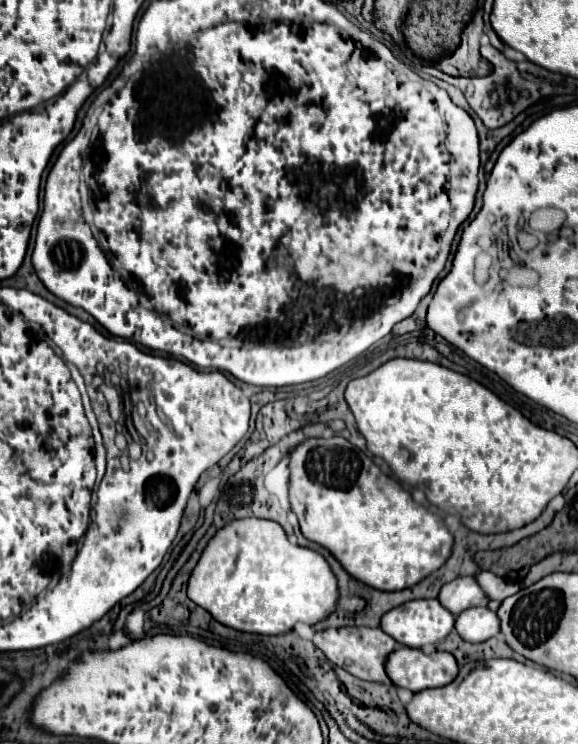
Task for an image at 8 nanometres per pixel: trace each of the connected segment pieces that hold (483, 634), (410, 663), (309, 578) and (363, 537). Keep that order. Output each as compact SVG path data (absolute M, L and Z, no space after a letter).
M468 608L456 618L456 630L468 642L484 642L500 634L500 620L490 608Z
M400 646L386 660L386 674L394 686L420 692L440 688L458 676L458 662L446 652L424 654L422 650Z
M242 518L226 524L208 542L188 580L188 598L224 626L240 632L278 636L294 630L298 622L314 626L326 620L338 606L338 580L334 580L334 572L330 572L330 564L326 564L322 554L290 544L286 532L276 522Z
M342 436L310 438L294 448L290 454L290 506L308 540L328 548L350 576L378 590L410 588L442 568L452 556L454 536L448 532L444 518L414 502L410 492L386 476L368 454Z

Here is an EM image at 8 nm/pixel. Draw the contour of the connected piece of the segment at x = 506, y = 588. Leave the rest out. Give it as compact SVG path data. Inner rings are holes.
M480 572L476 578L492 600L504 600L504 598L508 598L520 590L520 586L516 582L502 580L500 576L496 576L492 572Z

